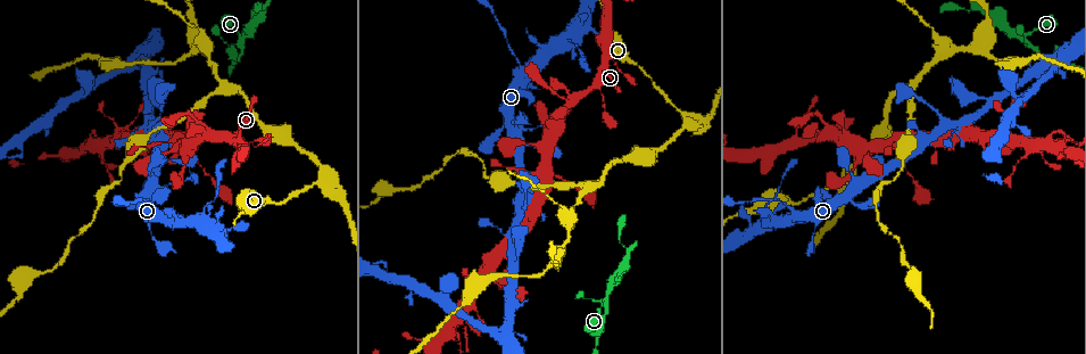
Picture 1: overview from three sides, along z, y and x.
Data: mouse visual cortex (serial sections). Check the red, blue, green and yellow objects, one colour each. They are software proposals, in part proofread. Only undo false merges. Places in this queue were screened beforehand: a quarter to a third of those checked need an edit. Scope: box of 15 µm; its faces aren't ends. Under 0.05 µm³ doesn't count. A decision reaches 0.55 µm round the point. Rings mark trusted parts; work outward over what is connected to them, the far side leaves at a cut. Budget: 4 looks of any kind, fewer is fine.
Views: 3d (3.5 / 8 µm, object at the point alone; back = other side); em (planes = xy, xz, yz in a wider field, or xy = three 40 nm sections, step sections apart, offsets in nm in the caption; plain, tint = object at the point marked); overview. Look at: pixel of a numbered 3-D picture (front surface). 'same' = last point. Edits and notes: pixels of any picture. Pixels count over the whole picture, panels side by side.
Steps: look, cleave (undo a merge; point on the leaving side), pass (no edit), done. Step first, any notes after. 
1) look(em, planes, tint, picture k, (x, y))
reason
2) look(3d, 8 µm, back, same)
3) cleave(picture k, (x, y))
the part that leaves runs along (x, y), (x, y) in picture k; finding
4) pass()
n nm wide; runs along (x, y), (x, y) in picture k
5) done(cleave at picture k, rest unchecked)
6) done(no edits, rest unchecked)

look(3d, 3.5 µm, back, picture 1, (604, 300))
abrupt turn

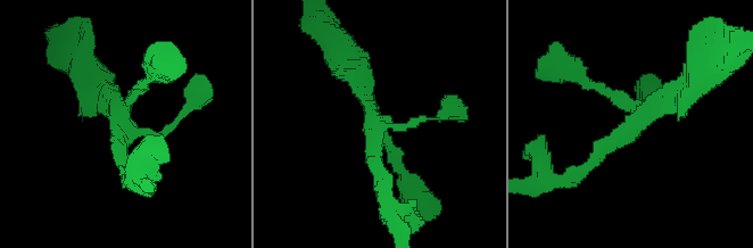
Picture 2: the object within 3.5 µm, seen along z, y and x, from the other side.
look(em, planes, tint, picture 2, (639, 108))

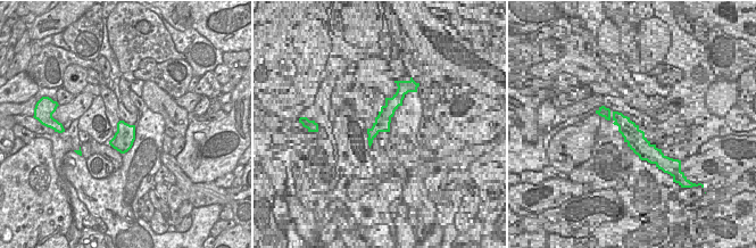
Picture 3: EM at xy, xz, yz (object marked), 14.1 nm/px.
pass()
continuous, no second cell

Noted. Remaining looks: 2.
look(3d, 3.5 µm, back, picture 1, (512, 52))
narrows sharply

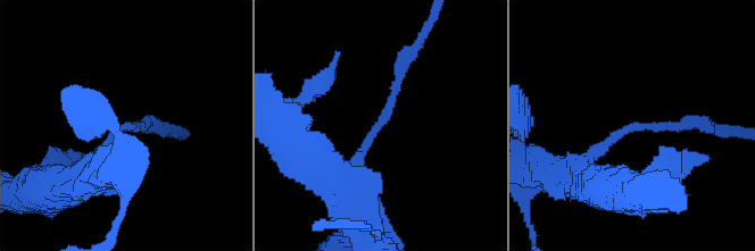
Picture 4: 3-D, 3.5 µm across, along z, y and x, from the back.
look(em, xy, step 2, tint, picture 4, (128, 127))
now the EM

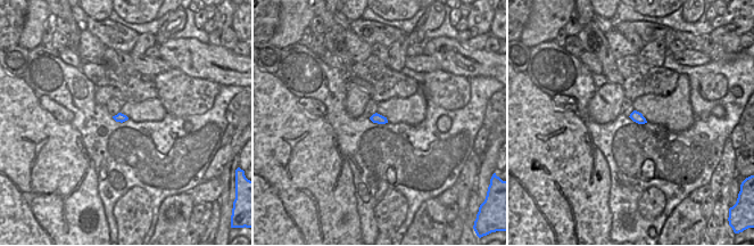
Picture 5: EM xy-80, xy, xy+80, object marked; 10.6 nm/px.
pass()
arms of 200, 200 nm; runs along (351, 173), (412, 50) in picture 4; continuous, no second cell

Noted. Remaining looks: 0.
done(no edits, rest unchecked)

